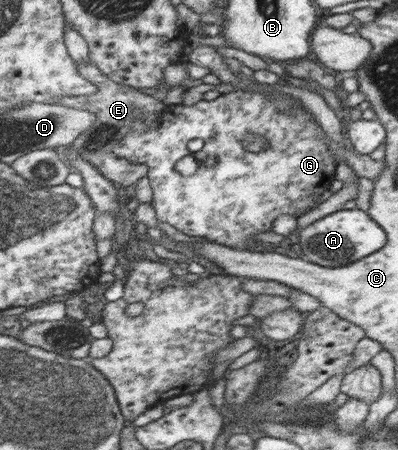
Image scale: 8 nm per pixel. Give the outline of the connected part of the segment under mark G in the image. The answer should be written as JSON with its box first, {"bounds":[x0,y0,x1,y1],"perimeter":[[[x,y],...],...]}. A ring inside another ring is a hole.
{"bounds":[110,89,338,249],"perimeter":[[[236,89],[211,101],[201,99],[191,106],[166,105],[155,122],[139,118],[130,134],[111,141],[110,148],[119,156],[119,161],[147,165],[146,175],[153,190],[152,204],[159,222],[168,222],[188,236],[242,249],[255,244],[254,234],[271,231],[272,222],[281,214],[301,217],[328,195],[338,160],[330,152],[324,134],[320,123],[303,106],[285,113],[277,109],[270,95]],[[194,139],[203,140],[206,145],[195,154],[201,164],[196,174],[182,176],[174,167],[180,158],[190,154],[187,144]],[[208,156],[217,160],[210,168],[205,164]]]}

